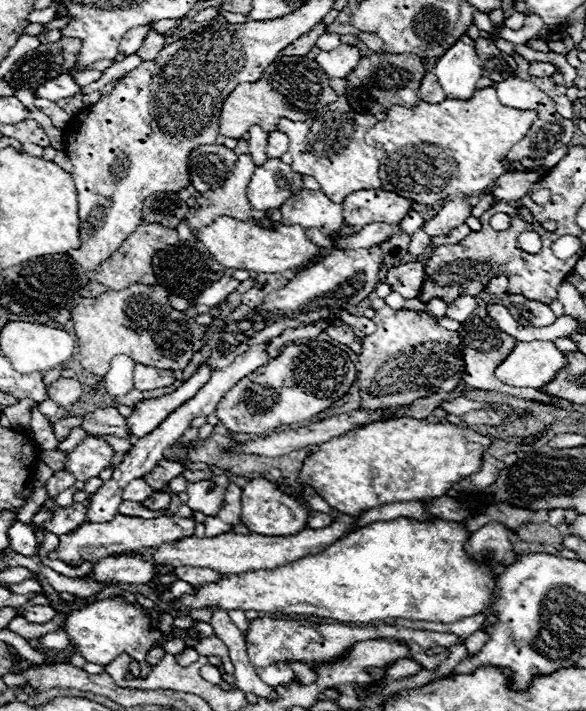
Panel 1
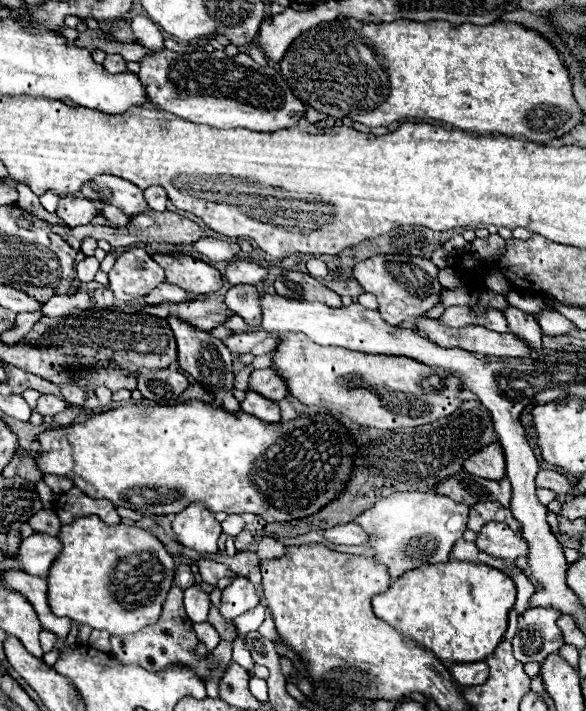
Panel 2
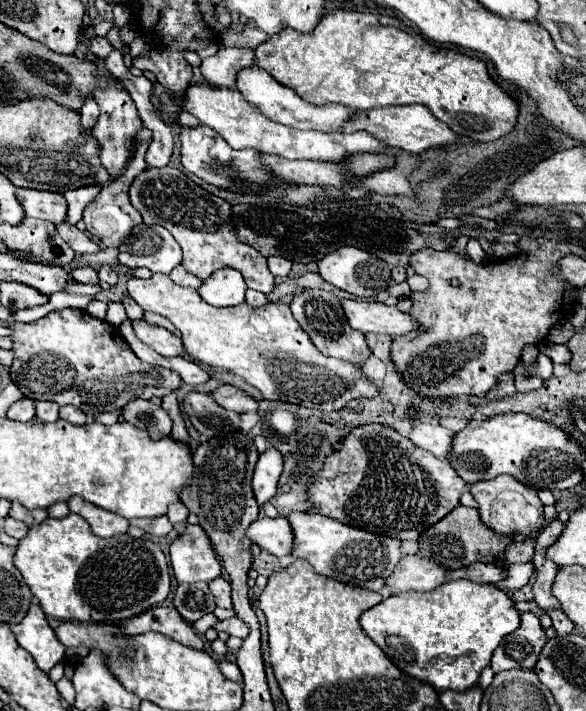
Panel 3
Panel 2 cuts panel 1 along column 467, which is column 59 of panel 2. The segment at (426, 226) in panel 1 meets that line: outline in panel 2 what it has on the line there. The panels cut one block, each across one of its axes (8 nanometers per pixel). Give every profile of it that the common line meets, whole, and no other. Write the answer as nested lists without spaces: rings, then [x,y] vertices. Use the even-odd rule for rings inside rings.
[[[64,196],[58,202],[56,216],[68,226],[84,226],[90,224],[94,216],[98,216],[98,208],[88,198]]]

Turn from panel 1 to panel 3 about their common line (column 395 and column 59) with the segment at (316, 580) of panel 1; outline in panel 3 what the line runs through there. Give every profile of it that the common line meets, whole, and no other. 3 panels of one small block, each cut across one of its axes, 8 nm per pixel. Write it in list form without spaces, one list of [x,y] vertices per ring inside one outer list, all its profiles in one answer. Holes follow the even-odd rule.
[[[68,514],[60,520],[48,518],[42,524],[32,526],[16,548],[14,564],[22,572],[44,614],[60,620],[116,622],[132,618],[162,602],[170,592],[168,560],[154,542],[144,538],[132,538],[128,534],[122,534],[122,538],[94,538],[84,518],[78,518],[76,514]]]

